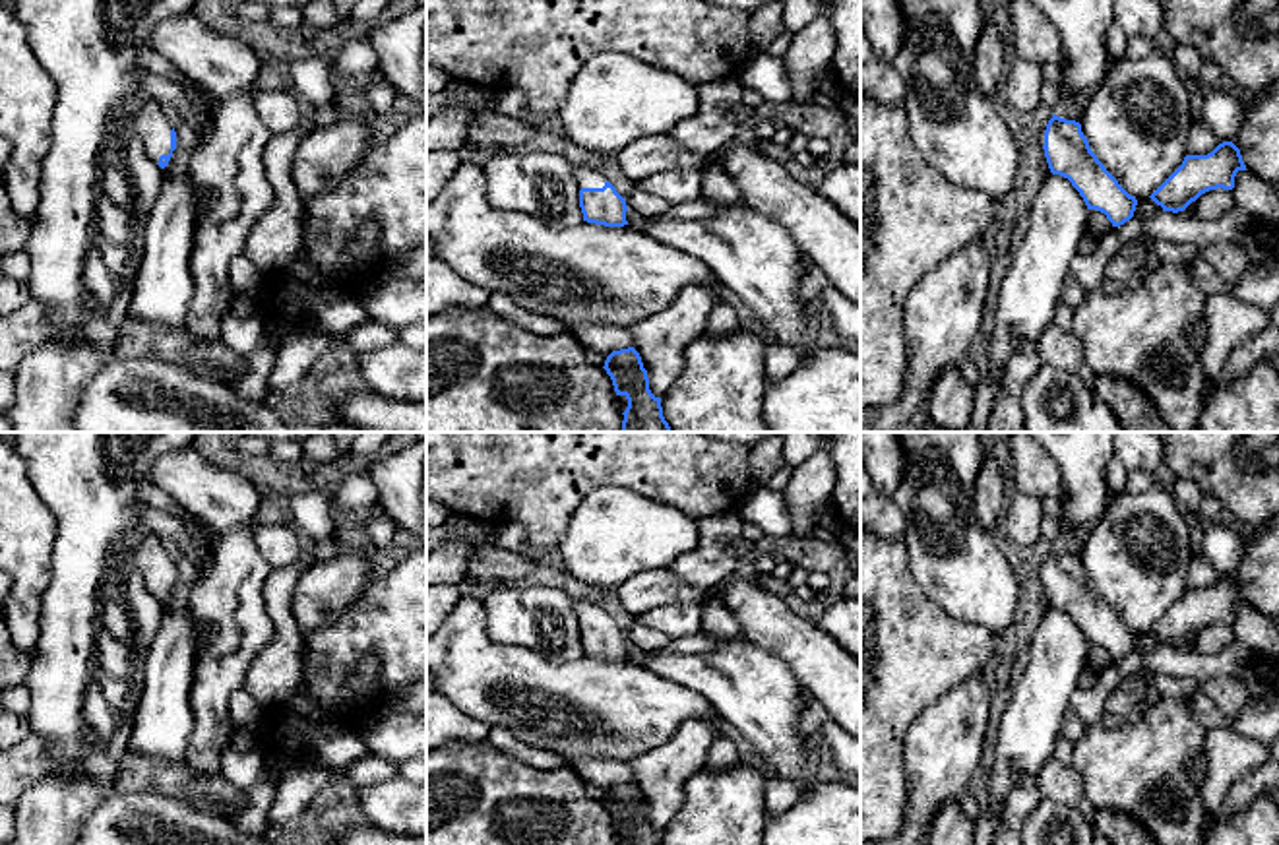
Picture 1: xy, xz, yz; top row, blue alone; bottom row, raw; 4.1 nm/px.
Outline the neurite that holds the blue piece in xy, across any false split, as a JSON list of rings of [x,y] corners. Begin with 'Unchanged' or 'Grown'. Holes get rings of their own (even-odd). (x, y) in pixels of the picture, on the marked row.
Grown. [[[149,97],[134,114],[134,126],[149,159],[165,169],[176,149],[176,132],[167,116],[167,109]]]

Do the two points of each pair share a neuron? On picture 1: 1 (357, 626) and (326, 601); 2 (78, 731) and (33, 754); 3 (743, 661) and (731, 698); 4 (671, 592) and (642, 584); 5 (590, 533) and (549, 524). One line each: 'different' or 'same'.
1: different
2: different
3: same
4: same
5: different

